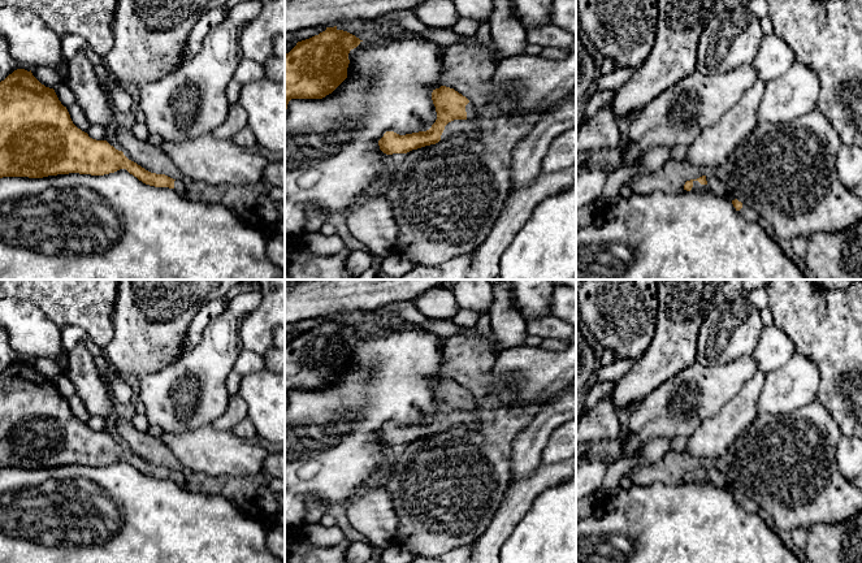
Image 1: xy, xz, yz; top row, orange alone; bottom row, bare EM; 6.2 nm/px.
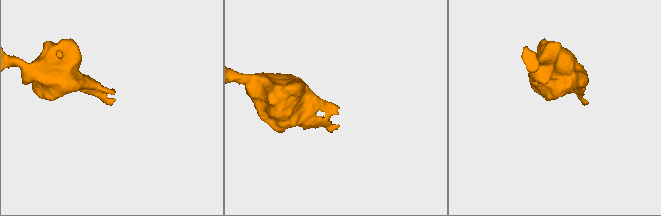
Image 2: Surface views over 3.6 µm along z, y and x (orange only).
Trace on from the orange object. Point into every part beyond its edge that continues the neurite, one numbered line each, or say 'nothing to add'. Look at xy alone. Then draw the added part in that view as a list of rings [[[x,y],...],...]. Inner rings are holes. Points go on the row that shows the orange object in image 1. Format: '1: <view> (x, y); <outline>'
1: xy (180, 187); [[[178,179],[174,181],[174,191],[179,195],[186,195],[186,187],[182,183],[182,181]]]

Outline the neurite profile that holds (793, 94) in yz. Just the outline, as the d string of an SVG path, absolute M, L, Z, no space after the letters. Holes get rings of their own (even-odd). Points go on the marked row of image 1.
M794 61L785 74L766 82L757 121L787 124L811 113L816 109L819 88L816 73Z

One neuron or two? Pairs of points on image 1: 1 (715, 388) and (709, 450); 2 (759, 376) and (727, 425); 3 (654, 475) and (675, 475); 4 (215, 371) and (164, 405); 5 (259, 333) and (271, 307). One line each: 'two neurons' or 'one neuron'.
1: two neurons
2: one neuron
3: one neuron
4: one neuron
5: one neuron

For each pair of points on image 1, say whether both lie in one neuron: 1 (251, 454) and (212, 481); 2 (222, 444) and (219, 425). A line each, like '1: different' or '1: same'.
1: different
2: different

